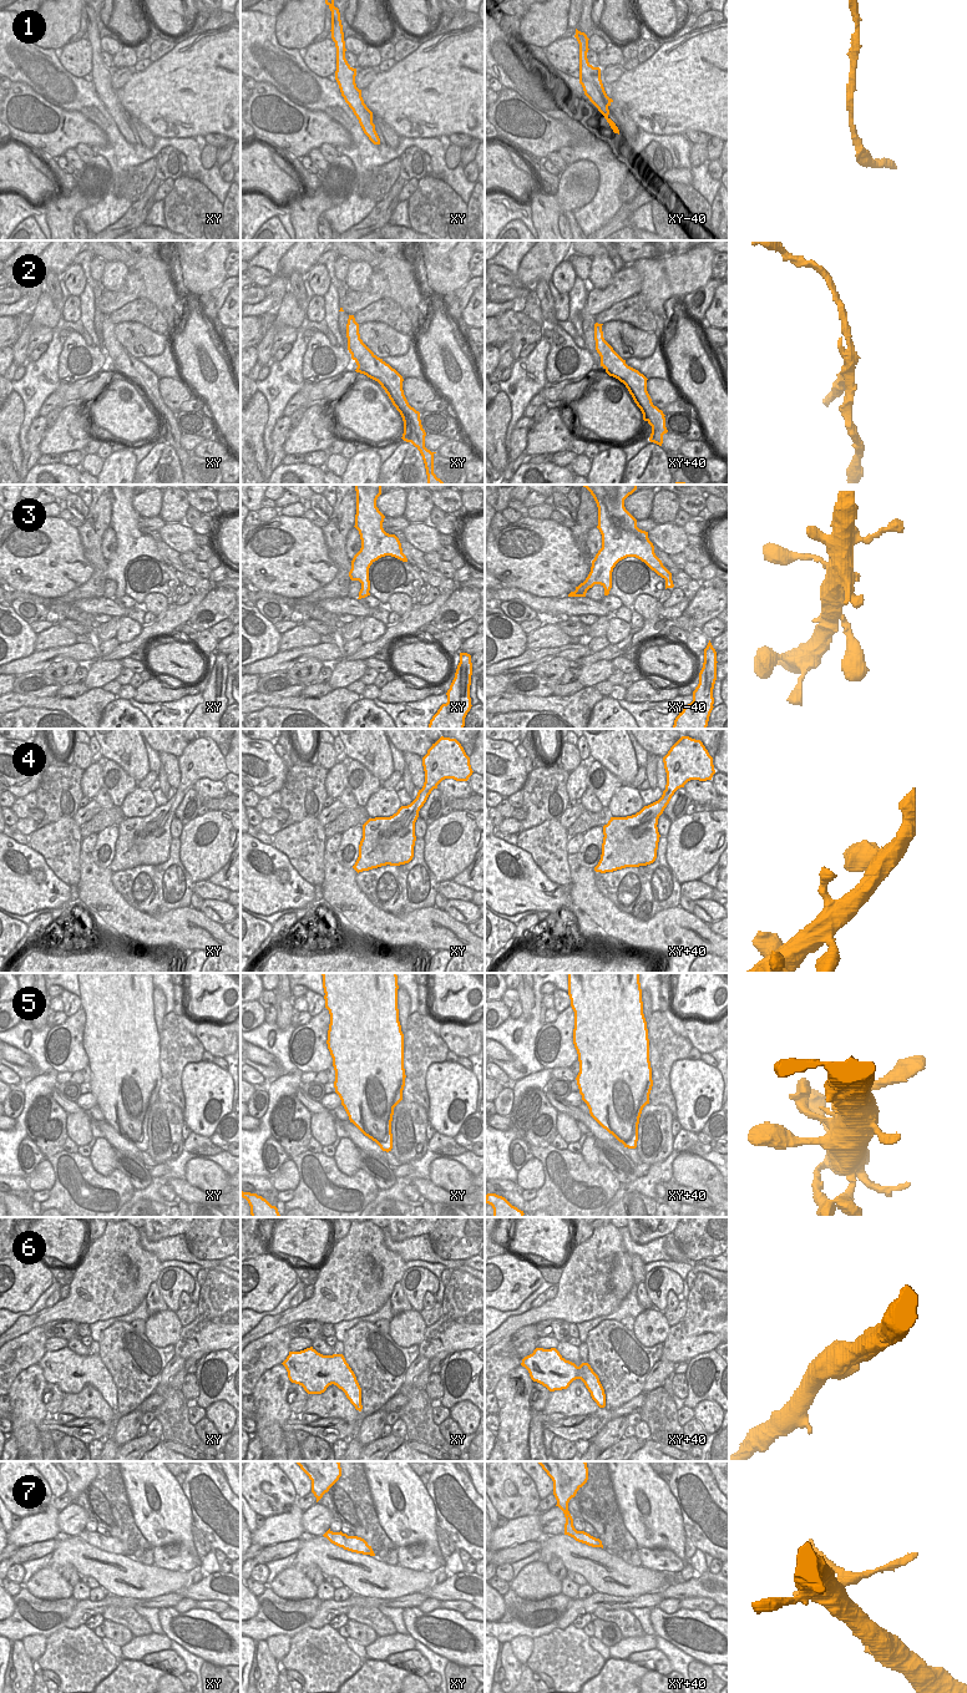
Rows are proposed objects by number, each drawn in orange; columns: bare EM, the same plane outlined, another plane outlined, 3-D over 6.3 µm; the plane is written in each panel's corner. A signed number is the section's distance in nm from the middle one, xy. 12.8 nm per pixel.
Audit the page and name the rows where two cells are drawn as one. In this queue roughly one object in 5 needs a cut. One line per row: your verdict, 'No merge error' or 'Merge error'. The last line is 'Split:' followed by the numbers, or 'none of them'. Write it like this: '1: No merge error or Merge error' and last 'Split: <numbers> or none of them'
1: No merge error
2: Merge error
3: No merge error
4: No merge error
5: No merge error
6: No merge error
7: No merge error
Split: 2

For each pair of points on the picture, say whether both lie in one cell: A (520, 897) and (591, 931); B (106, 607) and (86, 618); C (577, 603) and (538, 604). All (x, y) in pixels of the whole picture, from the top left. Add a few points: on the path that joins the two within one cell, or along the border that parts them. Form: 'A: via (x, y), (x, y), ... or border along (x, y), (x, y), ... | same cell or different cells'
A: via (538, 897), (561, 897), (577, 912) | same cell
B: border along (65, 614), (71, 607), (77, 607), (94, 616) | different cells
C: via (567, 604), (548, 604) | same cell

